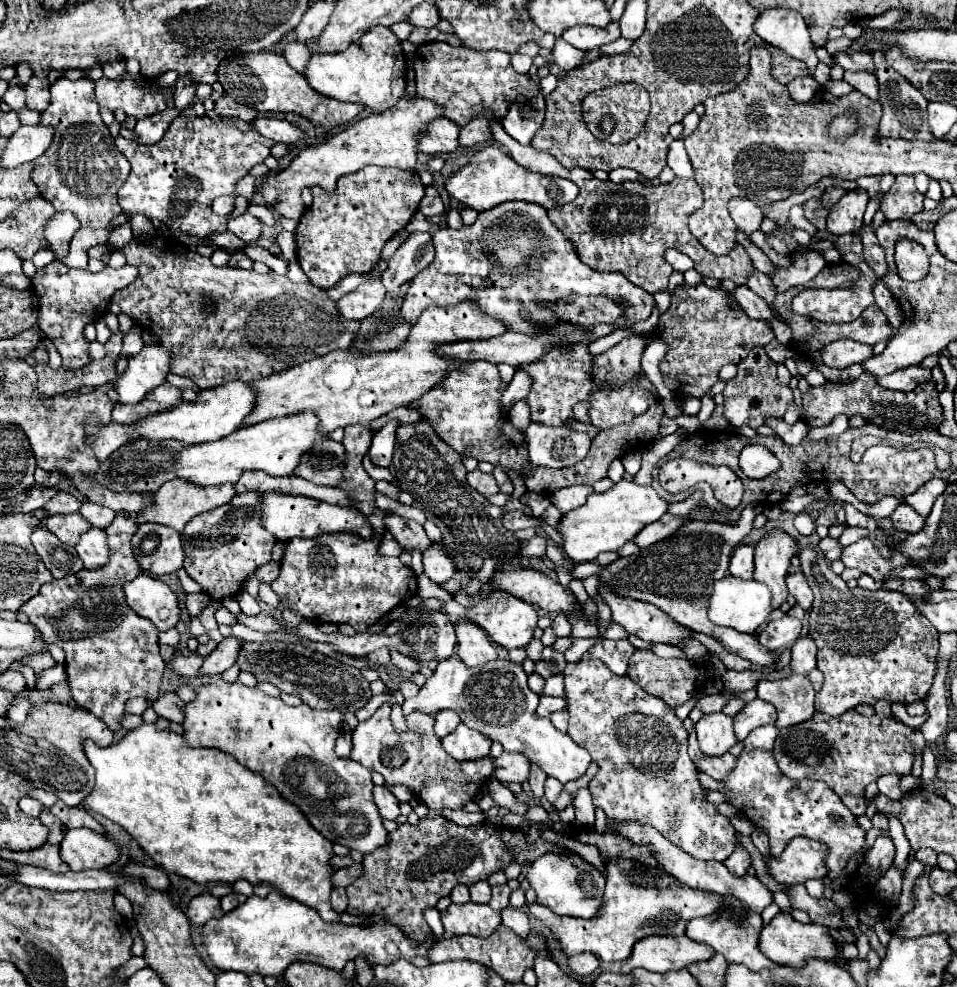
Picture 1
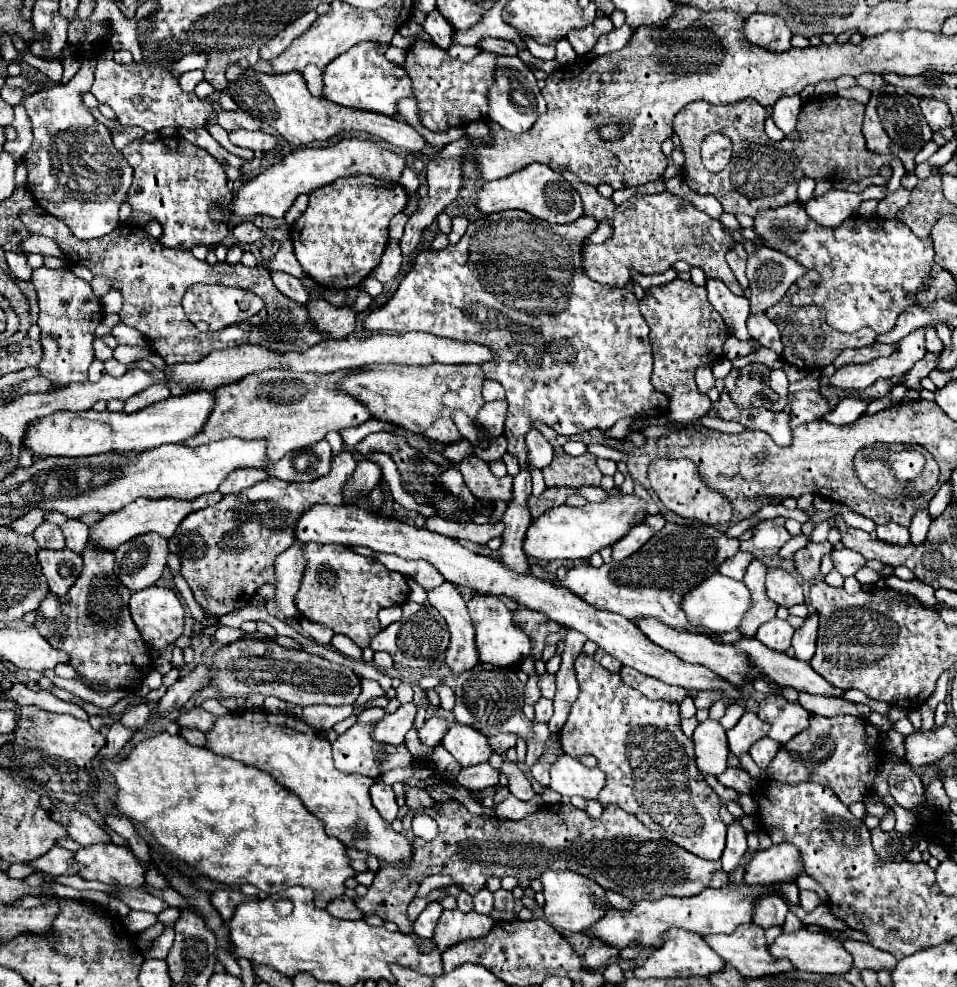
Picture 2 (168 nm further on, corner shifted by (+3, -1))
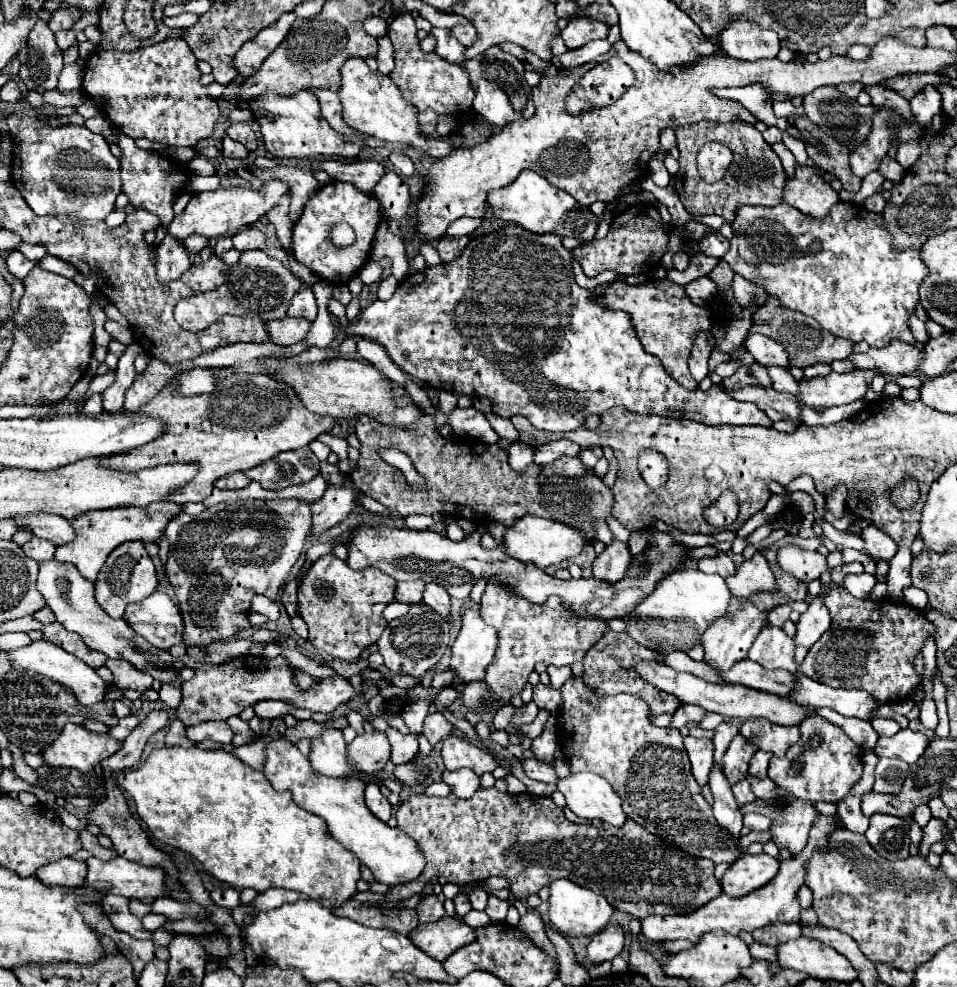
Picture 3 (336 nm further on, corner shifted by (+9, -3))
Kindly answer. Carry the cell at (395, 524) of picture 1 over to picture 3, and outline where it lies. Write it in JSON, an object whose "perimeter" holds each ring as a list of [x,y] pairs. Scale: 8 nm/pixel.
{"perimeter":[[[248,498],[238,502],[220,502],[212,508],[206,508],[196,518],[182,512],[168,524],[166,536],[170,540],[170,552],[168,552],[166,576],[174,586],[176,600],[182,612],[186,646],[210,644],[214,640],[222,640],[244,628],[250,628],[248,612],[252,596],[256,594],[276,596],[304,550],[312,524],[310,506],[312,506],[310,502],[300,498],[274,498],[270,502]]]}

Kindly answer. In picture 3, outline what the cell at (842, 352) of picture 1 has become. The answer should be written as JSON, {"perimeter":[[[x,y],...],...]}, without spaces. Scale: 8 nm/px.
{"perimeter":[[[892,340],[884,348],[870,348],[866,354],[852,352],[848,360],[854,364],[854,368],[878,368],[886,374],[912,374],[916,372],[920,360],[922,360],[922,348],[924,344],[906,344],[900,340]]]}

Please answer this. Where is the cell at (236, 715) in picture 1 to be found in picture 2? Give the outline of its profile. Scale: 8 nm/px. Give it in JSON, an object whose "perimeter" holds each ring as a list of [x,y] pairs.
{"perimeter":[[[268,712],[222,716],[216,720],[214,730],[206,734],[208,748],[220,756],[246,762],[272,774],[278,784],[298,794],[316,818],[326,822],[328,836],[336,836],[348,848],[364,850],[386,864],[408,864],[412,860],[412,842],[400,832],[394,832],[392,826],[374,810],[368,794],[374,780],[336,770],[332,766],[330,742],[320,740],[316,736],[318,732],[304,720],[298,720],[298,730],[290,728],[290,720],[292,718],[286,714],[270,716]]]}

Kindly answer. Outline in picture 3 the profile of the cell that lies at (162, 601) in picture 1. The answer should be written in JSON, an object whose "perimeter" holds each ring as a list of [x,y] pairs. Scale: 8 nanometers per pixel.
{"perimeter":[[[152,592],[150,598],[128,604],[124,620],[138,636],[156,648],[170,650],[182,642],[184,624],[180,610],[164,592]]]}

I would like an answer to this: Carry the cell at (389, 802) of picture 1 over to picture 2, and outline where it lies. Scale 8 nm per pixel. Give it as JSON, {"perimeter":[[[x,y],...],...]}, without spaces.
{"perimeter":[[[378,782],[370,788],[370,796],[372,796],[372,804],[380,812],[380,816],[386,822],[392,822],[398,814],[398,804],[396,804],[396,796],[392,792],[392,786]]]}

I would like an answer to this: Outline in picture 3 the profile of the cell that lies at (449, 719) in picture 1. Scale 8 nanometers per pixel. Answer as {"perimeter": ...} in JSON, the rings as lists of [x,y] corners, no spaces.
{"perimeter":[[[392,728],[386,730],[390,744],[392,744],[392,762],[394,764],[404,764],[414,760],[414,756],[418,754],[418,738],[420,734],[400,734]]]}

